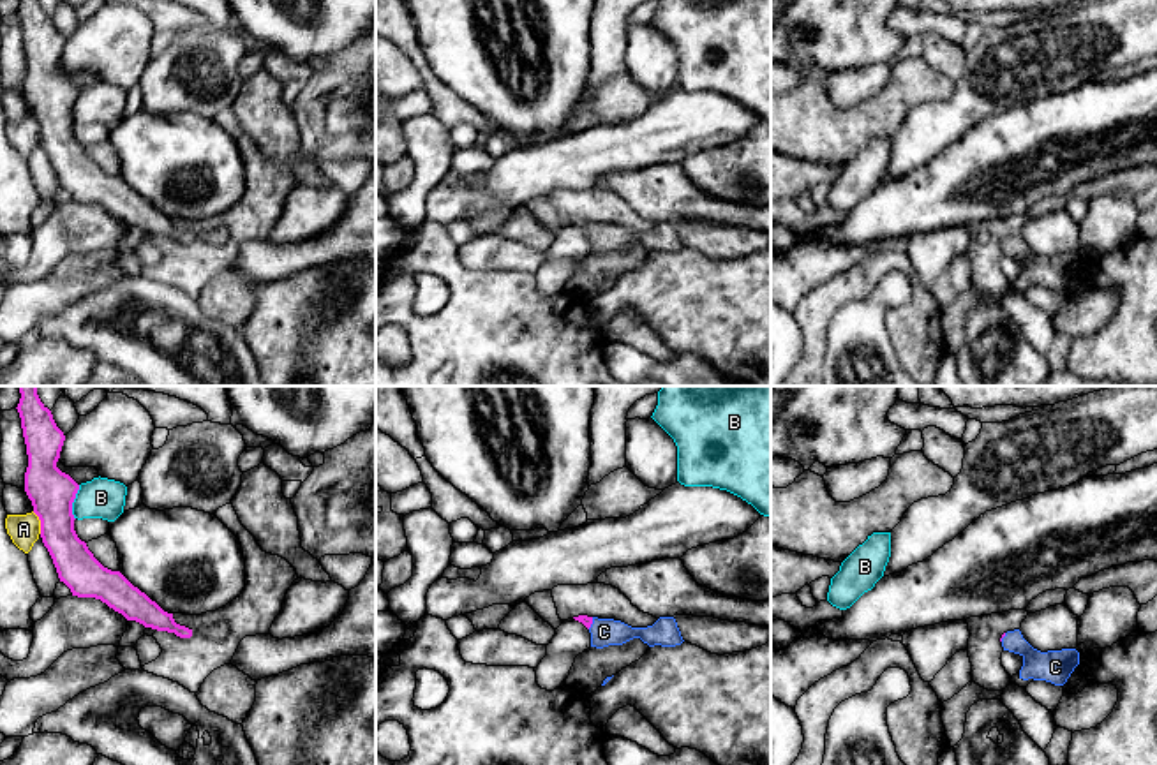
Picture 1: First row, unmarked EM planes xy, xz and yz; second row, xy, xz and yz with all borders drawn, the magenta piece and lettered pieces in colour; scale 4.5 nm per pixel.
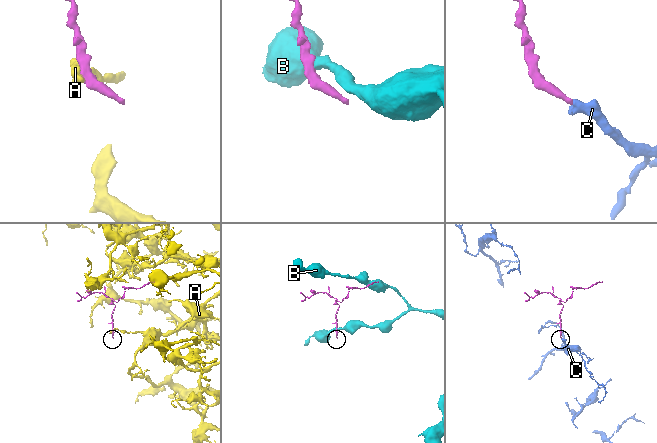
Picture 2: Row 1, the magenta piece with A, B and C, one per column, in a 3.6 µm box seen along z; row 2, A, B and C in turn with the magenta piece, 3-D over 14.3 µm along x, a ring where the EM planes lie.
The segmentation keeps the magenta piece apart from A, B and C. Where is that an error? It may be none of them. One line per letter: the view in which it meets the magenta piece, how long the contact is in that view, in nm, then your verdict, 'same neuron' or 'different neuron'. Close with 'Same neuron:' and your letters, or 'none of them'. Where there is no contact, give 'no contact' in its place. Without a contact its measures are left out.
A: contact in xy; length 110 nm; different neuron
B: contact in xy; length 160 nm; different neuron
C: contact in xz; length 60 nm; same neuron
Same neuron: C

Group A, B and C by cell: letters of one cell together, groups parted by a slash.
A / B / C

